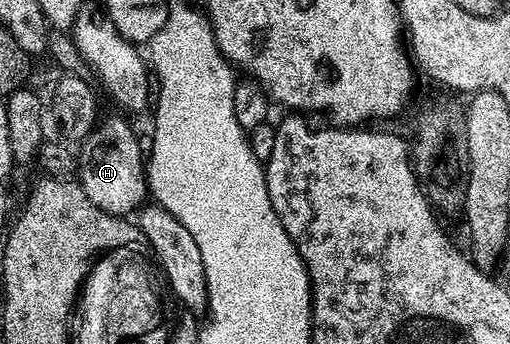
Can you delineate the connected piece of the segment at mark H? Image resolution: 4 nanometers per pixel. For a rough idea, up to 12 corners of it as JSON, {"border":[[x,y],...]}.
{"border":[[124,116],[80,142],[75,177],[95,207],[133,215],[147,161]]}

